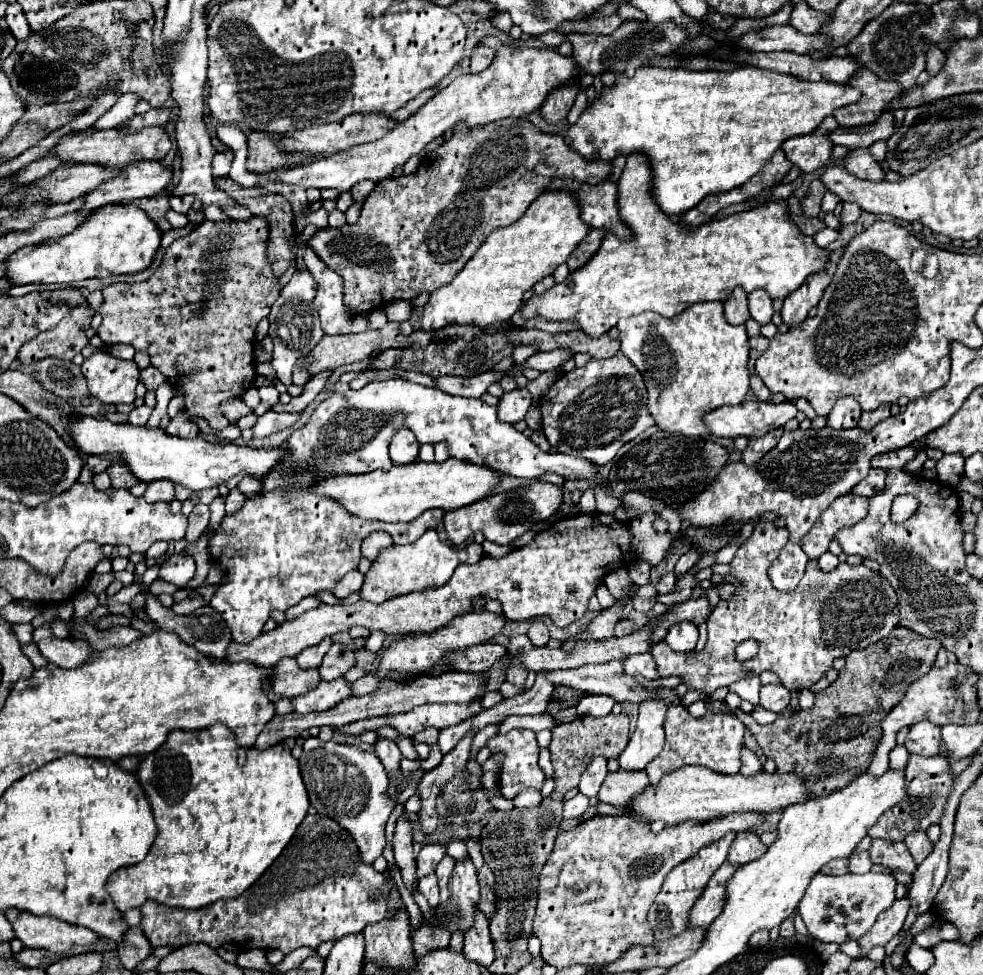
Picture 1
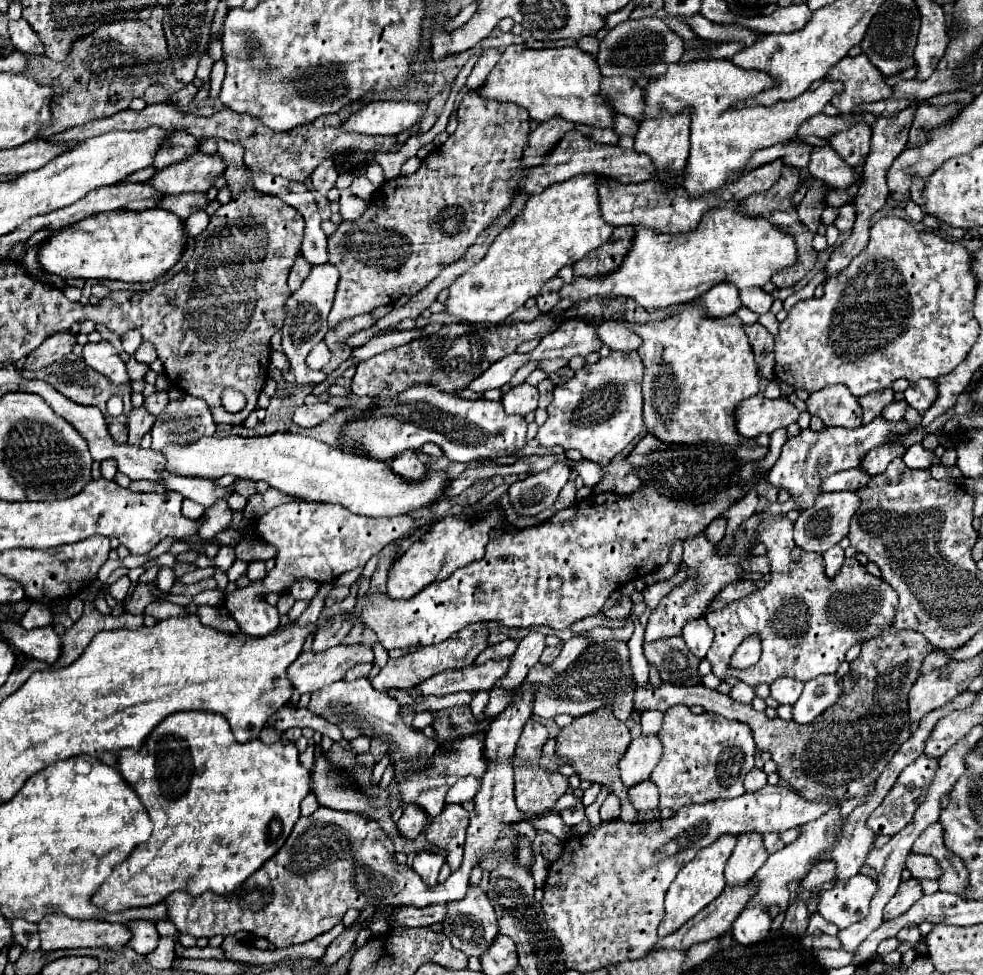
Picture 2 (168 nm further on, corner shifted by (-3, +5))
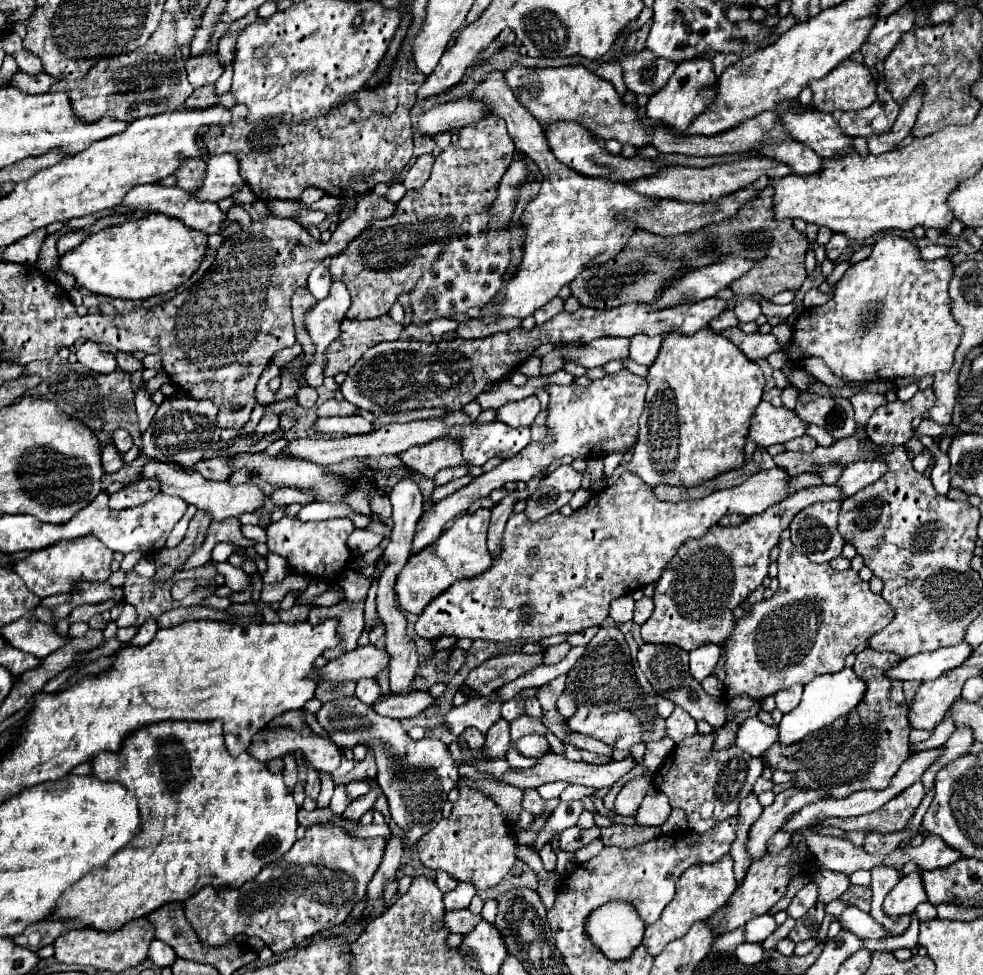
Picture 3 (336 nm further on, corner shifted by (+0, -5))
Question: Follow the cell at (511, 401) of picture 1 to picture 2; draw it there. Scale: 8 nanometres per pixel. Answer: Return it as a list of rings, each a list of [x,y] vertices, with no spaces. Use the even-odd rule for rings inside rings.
[[[523,383],[523,385],[509,389],[503,395],[501,403],[505,407],[505,413],[509,413],[509,415],[527,415],[537,409],[537,399],[539,399],[537,389]]]

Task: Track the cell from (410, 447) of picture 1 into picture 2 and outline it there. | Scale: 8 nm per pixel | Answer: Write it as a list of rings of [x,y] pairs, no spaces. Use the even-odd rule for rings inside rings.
[[[405,449],[403,453],[395,455],[391,467],[405,479],[419,479],[425,475],[425,463],[419,459],[415,449]]]

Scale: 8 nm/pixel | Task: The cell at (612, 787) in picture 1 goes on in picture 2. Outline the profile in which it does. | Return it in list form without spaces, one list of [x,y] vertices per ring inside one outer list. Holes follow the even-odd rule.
[[[641,781],[639,785],[633,785],[631,789],[627,789],[627,795],[631,805],[639,811],[655,809],[659,805],[659,791],[657,785],[651,781]]]

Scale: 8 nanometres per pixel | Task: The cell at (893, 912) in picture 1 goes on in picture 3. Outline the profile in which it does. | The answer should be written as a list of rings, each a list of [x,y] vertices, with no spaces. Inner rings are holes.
[[[916,869],[900,879],[900,883],[886,895],[884,911],[890,917],[910,915],[918,903],[926,901],[924,885],[922,885],[922,871]]]

